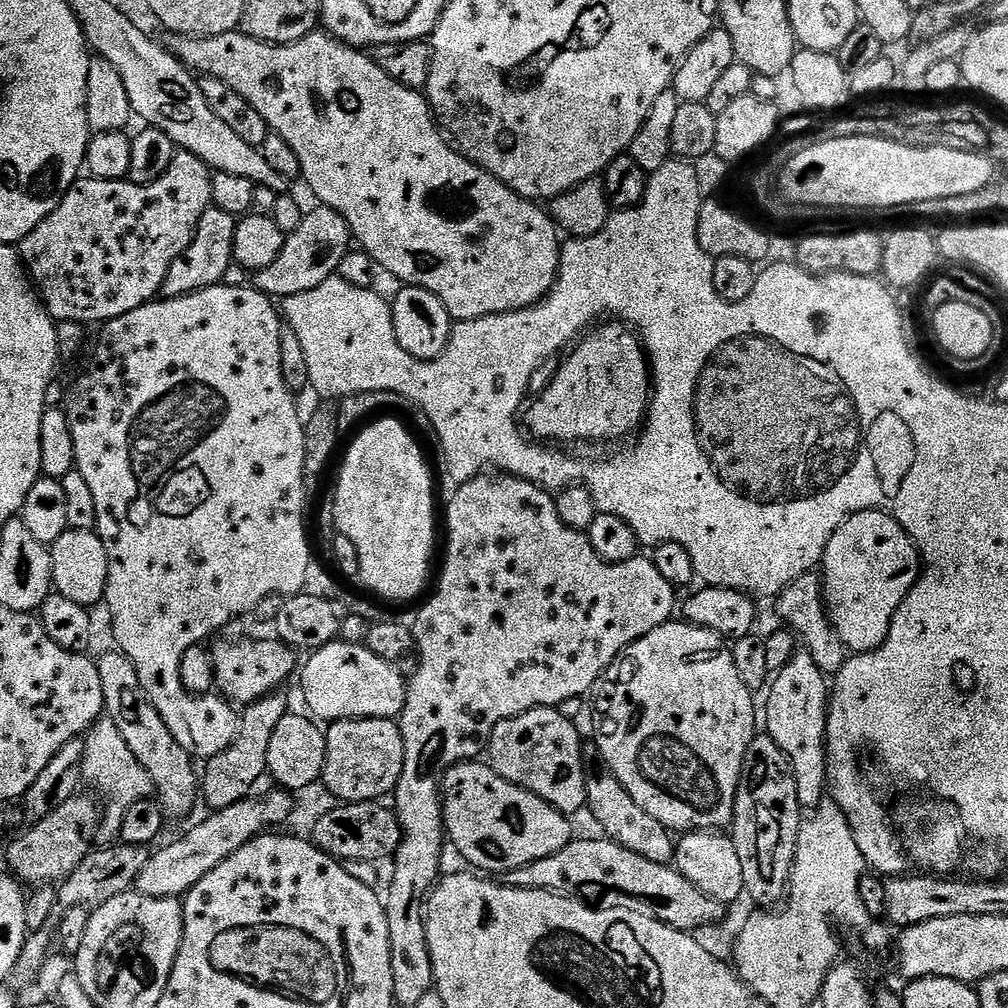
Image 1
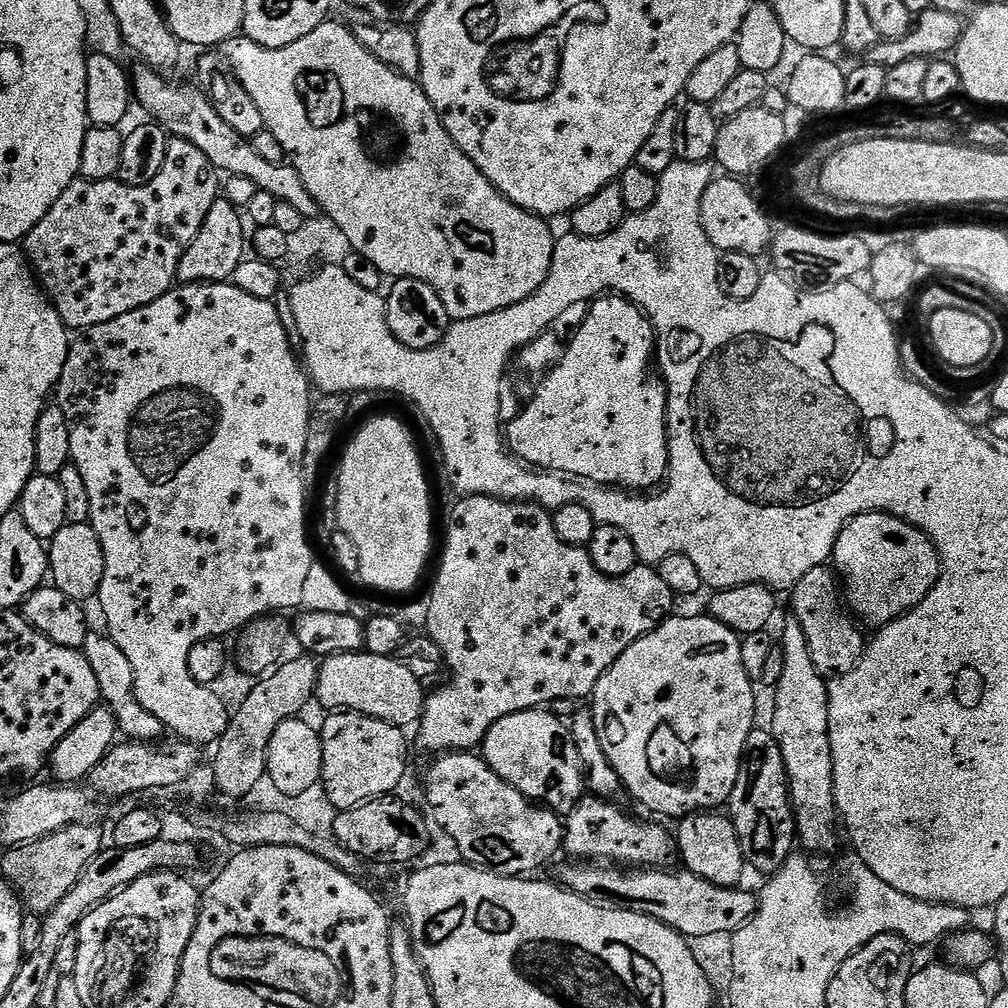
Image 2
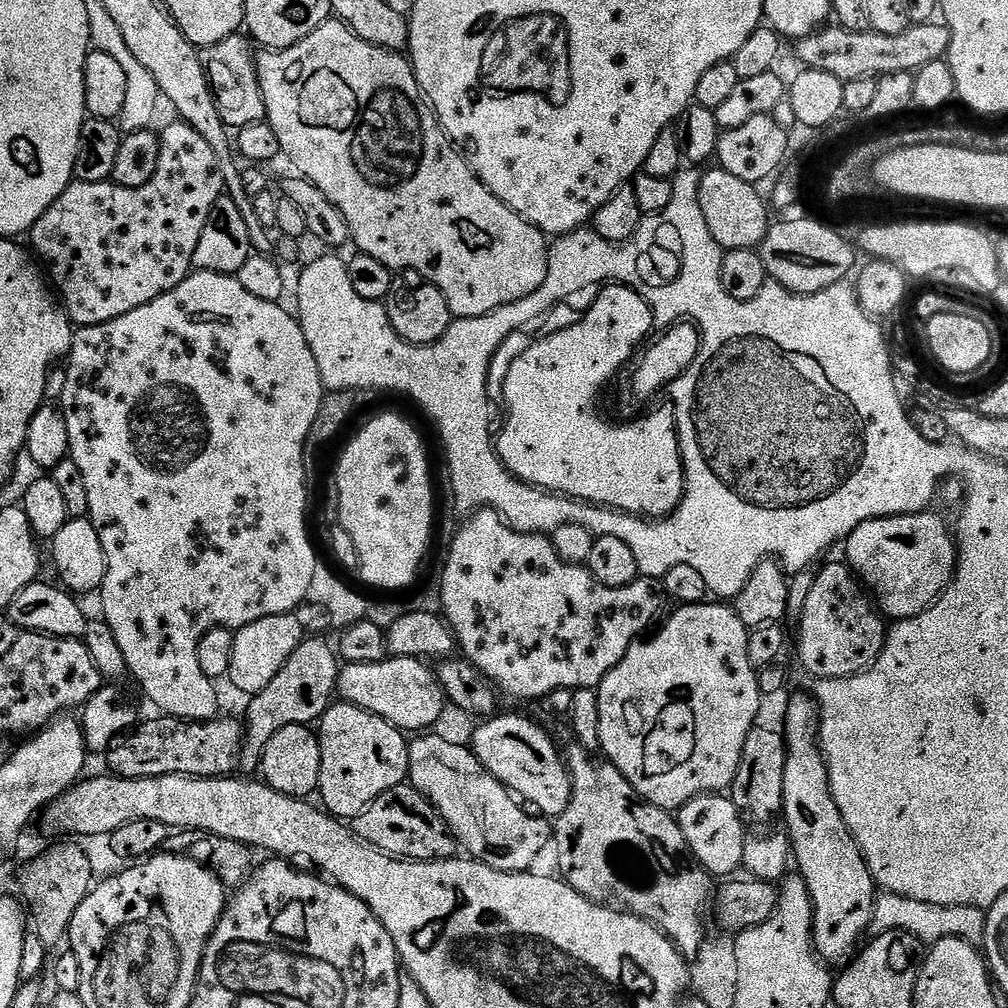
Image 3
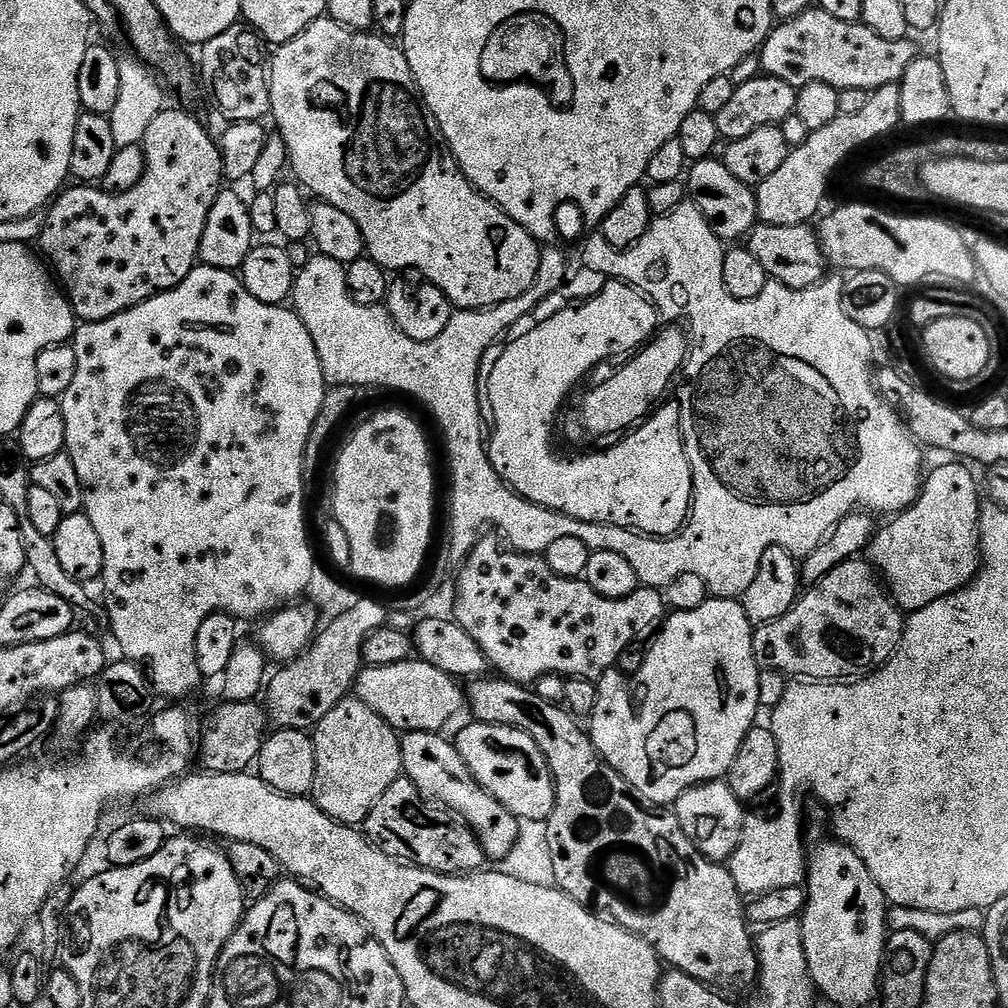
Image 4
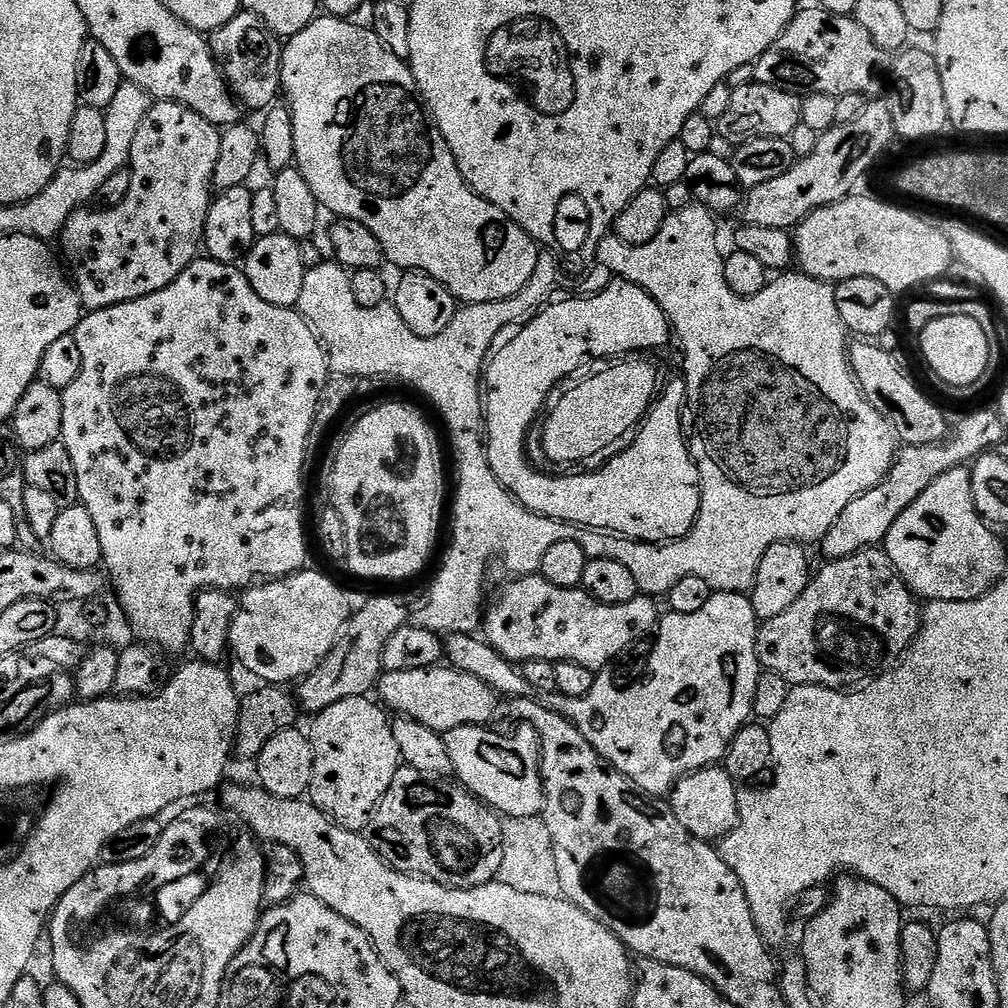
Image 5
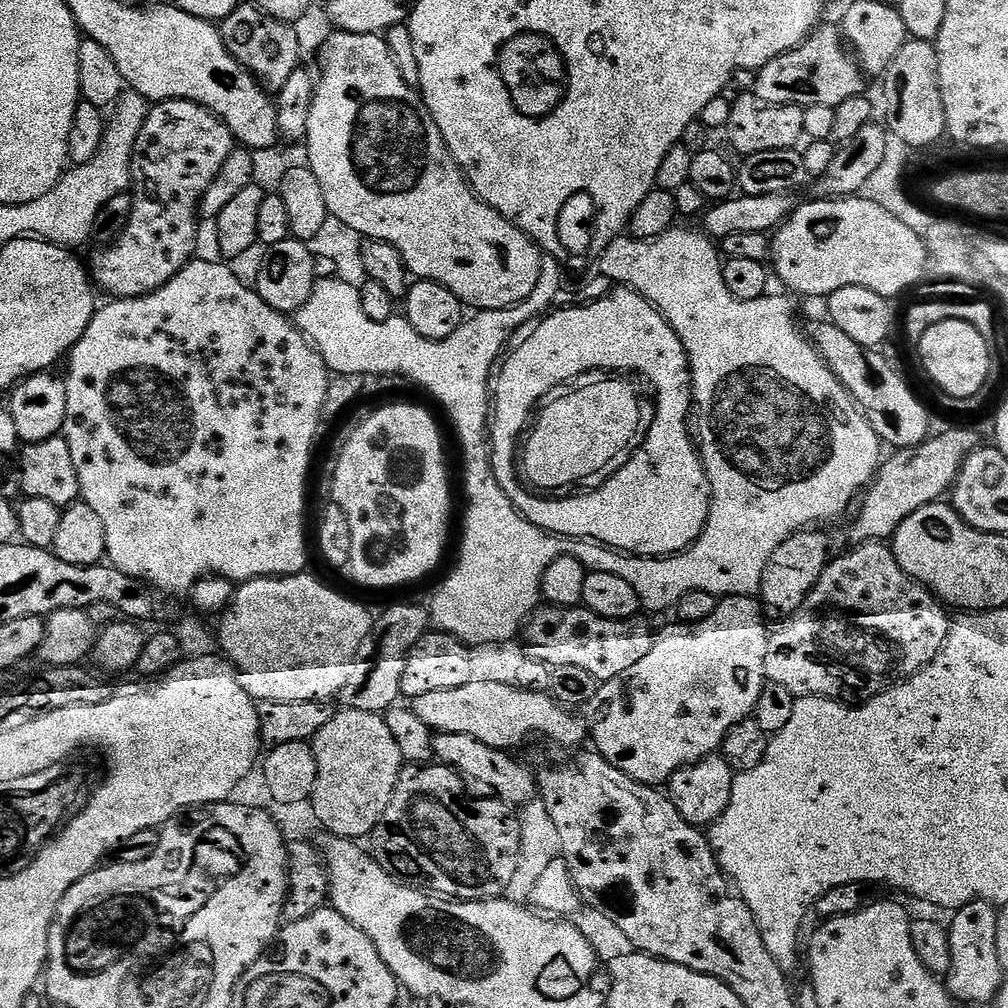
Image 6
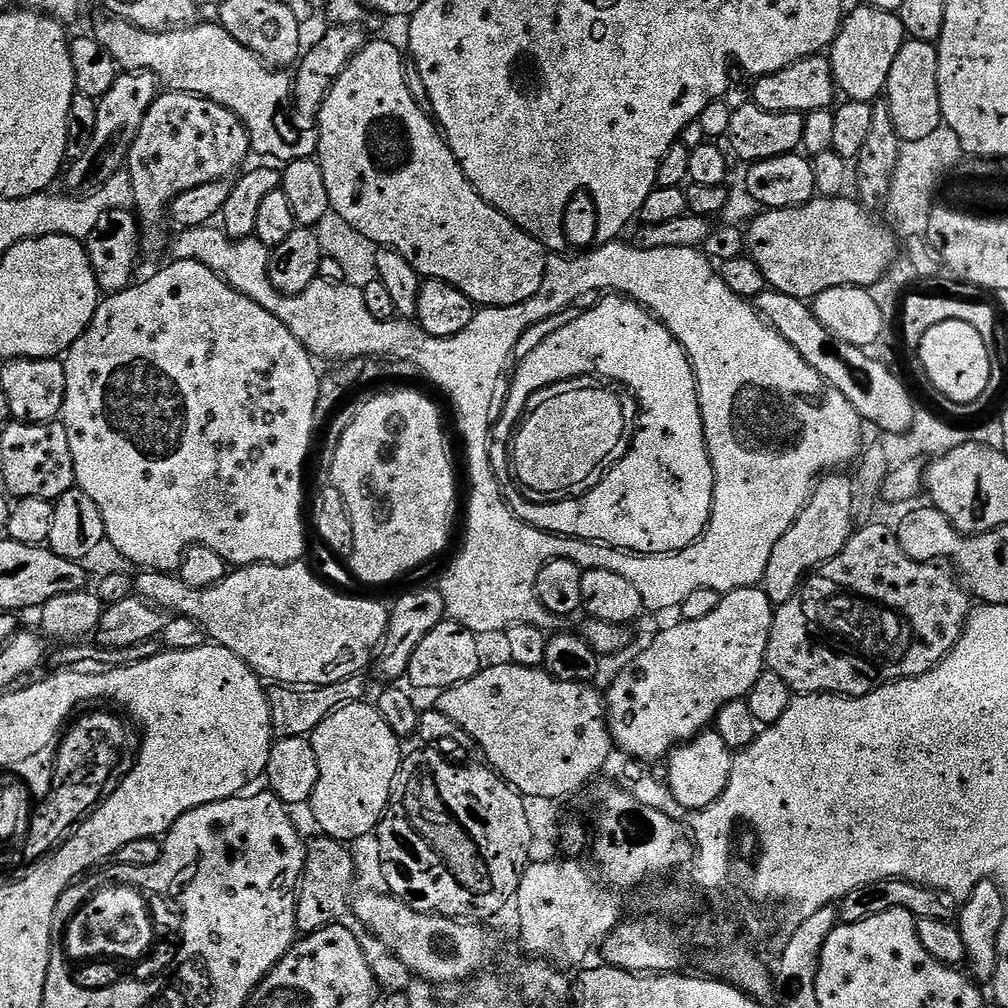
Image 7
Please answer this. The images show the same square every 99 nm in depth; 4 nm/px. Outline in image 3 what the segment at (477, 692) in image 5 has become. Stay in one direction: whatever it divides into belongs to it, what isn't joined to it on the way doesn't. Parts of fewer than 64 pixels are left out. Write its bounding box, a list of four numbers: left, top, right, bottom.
[336,656,446,734]

